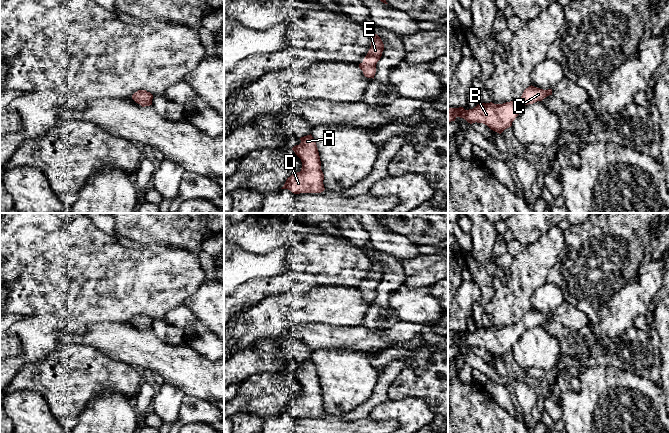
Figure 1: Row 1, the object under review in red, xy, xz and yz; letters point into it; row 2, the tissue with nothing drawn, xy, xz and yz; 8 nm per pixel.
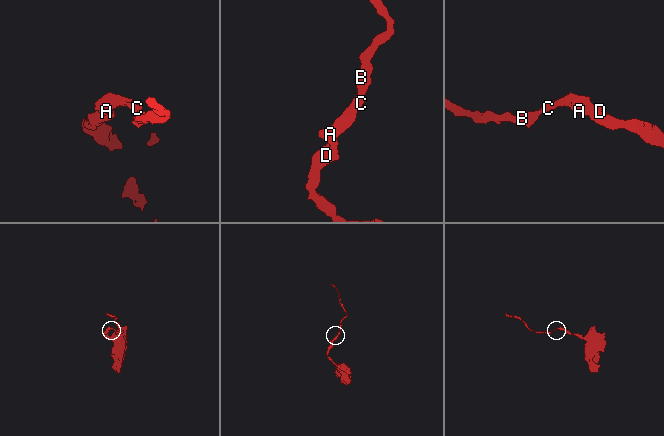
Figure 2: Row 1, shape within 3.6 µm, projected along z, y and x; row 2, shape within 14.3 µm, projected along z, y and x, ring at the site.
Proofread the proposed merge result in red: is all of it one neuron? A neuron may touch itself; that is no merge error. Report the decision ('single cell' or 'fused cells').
single cell

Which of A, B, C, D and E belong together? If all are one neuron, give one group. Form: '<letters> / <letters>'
A B C D E

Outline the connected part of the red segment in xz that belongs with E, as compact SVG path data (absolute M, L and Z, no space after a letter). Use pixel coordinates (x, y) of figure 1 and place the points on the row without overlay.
M370 257L370 259L372 264L371 271L363 286L359 288L359 292L363 295L365 301L374 303L376 297L376 288L382 280L384 268L377 258Z

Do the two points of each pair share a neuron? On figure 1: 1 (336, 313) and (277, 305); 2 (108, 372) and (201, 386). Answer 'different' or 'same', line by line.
1: same
2: different

